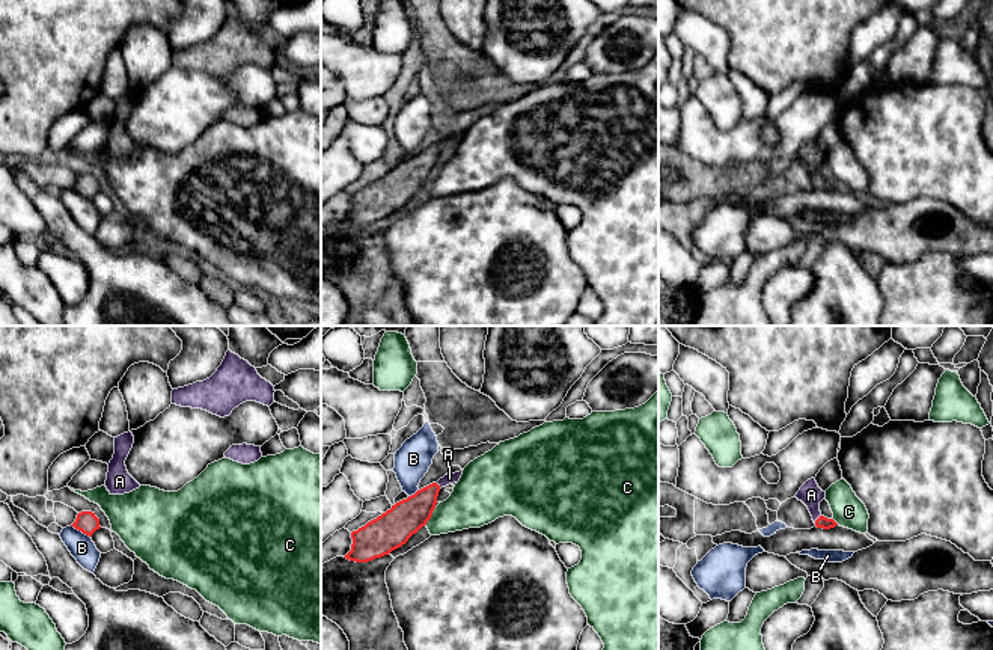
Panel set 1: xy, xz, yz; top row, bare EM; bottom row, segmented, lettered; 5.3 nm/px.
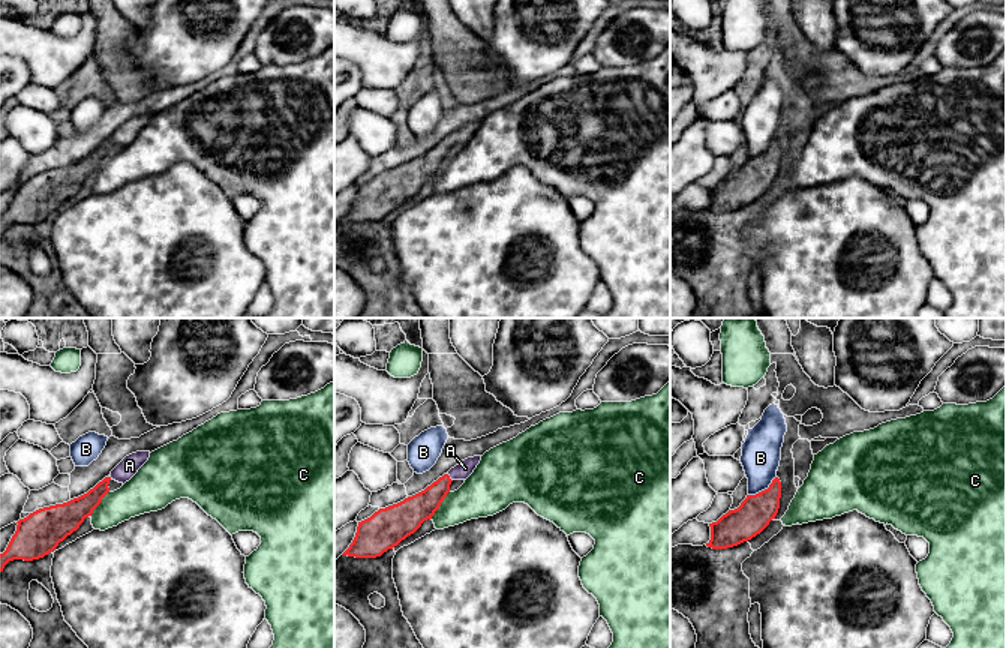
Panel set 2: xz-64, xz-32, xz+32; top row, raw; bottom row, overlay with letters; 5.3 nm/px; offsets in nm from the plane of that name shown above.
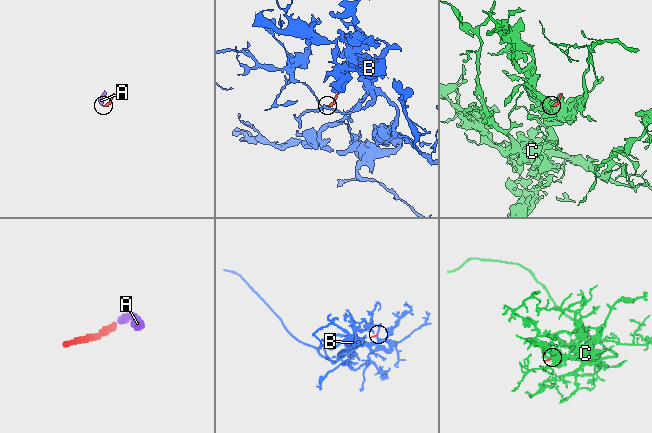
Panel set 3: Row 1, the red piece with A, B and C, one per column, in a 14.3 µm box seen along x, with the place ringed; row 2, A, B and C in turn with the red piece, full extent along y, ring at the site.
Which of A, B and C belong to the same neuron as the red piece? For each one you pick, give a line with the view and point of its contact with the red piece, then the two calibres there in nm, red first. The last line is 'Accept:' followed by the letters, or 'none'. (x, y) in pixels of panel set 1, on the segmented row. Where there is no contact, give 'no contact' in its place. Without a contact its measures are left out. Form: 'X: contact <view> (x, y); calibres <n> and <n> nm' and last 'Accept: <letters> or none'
A: contact yz (817, 519); calibres 70 and 120 nm
Accept: A

